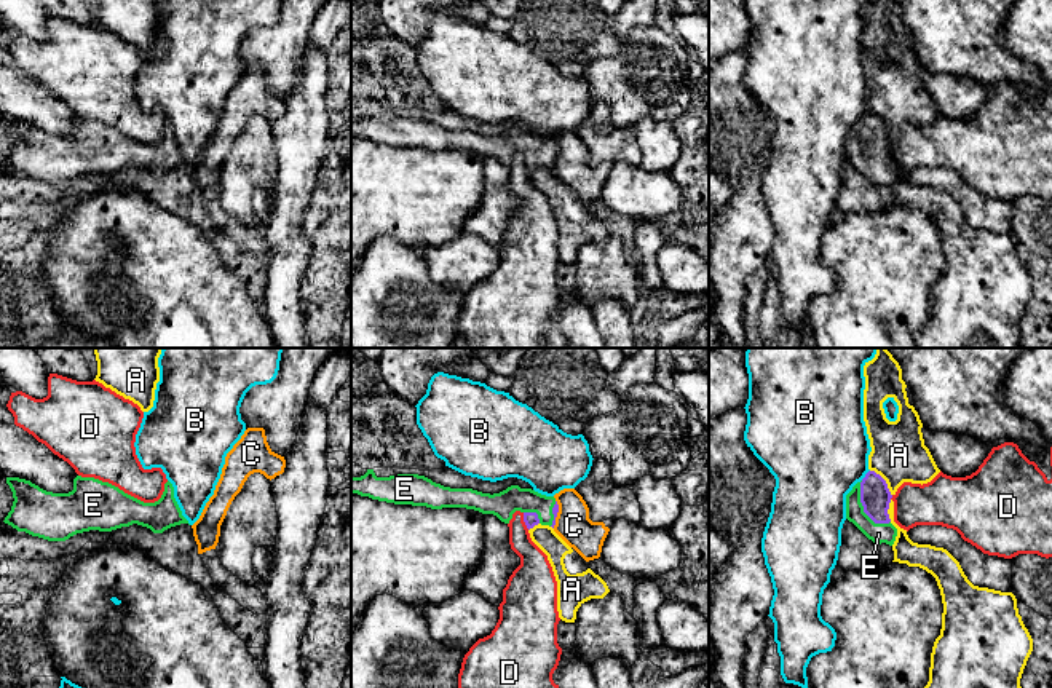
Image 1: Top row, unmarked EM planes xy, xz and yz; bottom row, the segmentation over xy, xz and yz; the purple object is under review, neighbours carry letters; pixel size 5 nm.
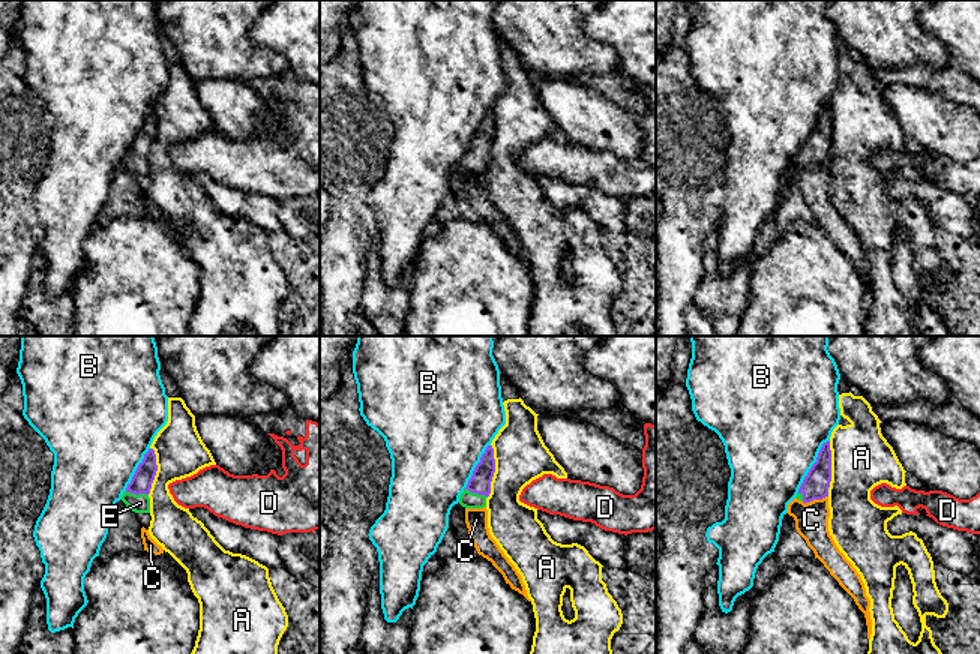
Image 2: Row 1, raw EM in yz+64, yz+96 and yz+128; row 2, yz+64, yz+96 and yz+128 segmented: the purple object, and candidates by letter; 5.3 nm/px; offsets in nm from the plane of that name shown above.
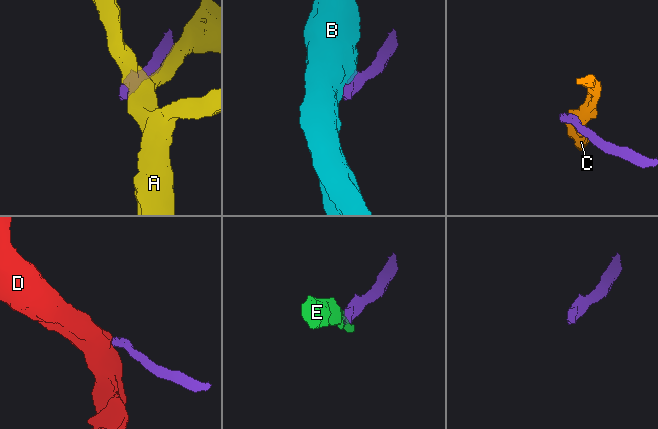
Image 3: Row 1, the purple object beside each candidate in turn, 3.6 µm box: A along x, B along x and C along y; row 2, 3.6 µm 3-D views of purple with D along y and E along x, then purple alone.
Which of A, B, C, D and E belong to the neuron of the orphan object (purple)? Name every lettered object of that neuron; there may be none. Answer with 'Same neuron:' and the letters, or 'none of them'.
Same neuron: E

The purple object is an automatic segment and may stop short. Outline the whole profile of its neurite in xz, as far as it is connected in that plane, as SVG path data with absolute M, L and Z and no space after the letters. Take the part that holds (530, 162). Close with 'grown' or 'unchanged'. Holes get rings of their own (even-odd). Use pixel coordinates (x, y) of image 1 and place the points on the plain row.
M367 112L361 120L351 120L351 136L431 152L466 150L482 156L493 156L504 166L509 166L516 153L520 153L528 172L538 166L554 171L559 155L554 139L541 137L532 131L520 131L519 128L490 137L473 131L444 129L418 117L377 120L374 112Z; grown

